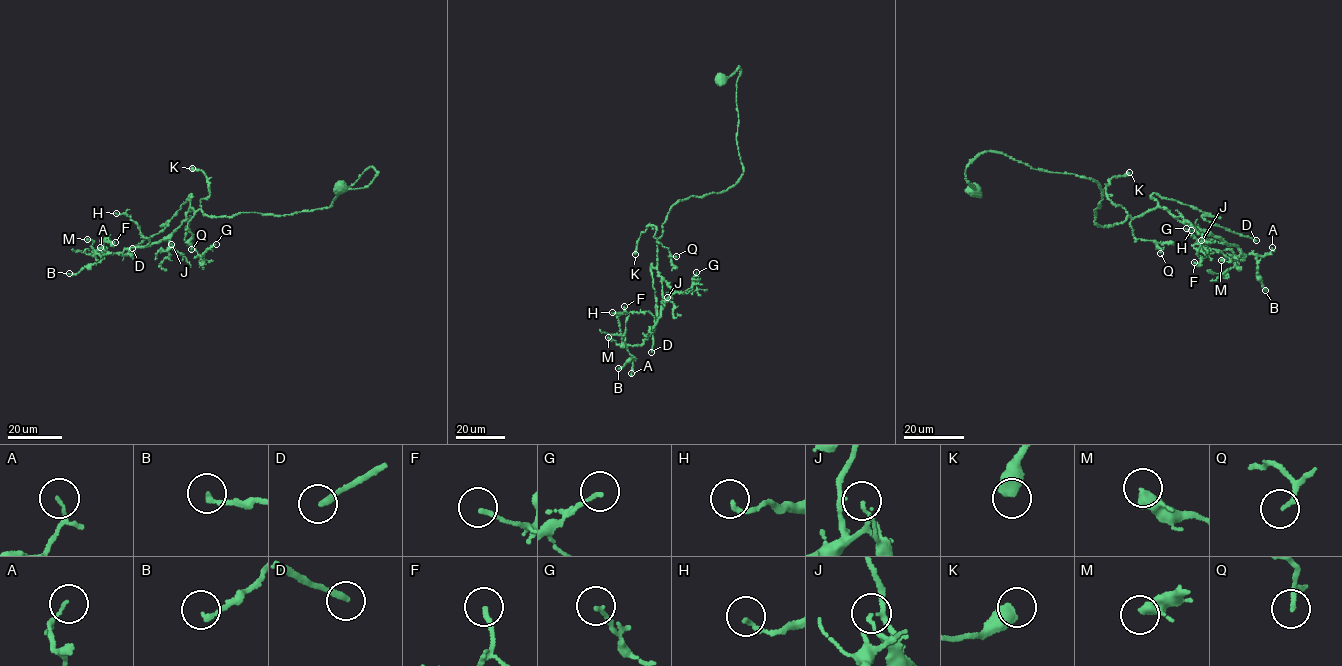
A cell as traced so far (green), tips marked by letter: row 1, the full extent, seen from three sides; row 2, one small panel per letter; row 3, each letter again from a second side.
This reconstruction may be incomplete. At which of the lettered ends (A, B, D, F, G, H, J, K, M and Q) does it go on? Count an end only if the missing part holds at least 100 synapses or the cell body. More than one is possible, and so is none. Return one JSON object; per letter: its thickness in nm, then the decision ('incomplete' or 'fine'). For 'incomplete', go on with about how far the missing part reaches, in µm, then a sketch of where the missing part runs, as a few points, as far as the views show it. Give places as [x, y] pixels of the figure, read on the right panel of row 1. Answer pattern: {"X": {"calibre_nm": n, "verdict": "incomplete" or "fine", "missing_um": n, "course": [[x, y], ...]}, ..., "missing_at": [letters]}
{"A": {"calibre_nm": 70, "verdict": "fine"}, "B": {"calibre_nm": 170, "verdict": "fine"}, "D": {"calibre_nm": 240, "verdict": "incomplete", "missing_um": 60, "course": [[1256, 240], [1263, 241], [1285, 221], [1307, 213], [1325, 190], [1317, 183], [1322, 189], [1321, 203]]}, "F": {"calibre_nm": 140, "verdict": "fine"}, "G": {"calibre_nm": 130, "verdict": "fine"}, "H": {"calibre_nm": 170, "verdict": "fine"}, "J": {"calibre_nm": 110, "verdict": "fine"}, "K": {"calibre_nm": 550, "verdict": "fine"}, "M": {"calibre_nm": 320, "verdict": "fine"}, "Q": {"calibre_nm": 110, "verdict": "fine"}, "missing_at": ["D"]}

